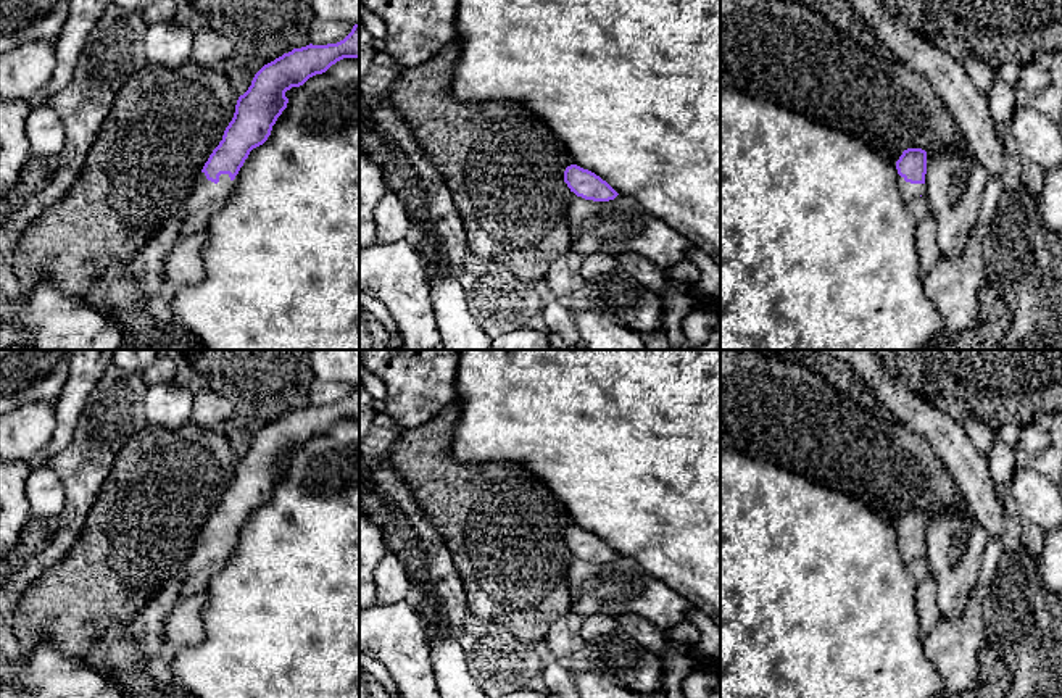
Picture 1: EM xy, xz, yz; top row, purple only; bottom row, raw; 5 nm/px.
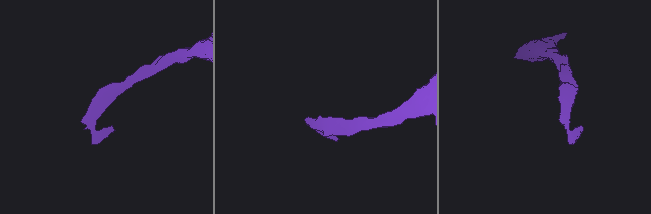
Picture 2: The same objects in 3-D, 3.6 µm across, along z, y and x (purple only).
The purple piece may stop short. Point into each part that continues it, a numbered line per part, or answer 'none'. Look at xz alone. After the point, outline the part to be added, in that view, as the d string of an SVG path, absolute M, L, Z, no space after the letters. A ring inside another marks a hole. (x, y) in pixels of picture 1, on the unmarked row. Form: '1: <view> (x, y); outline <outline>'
none

